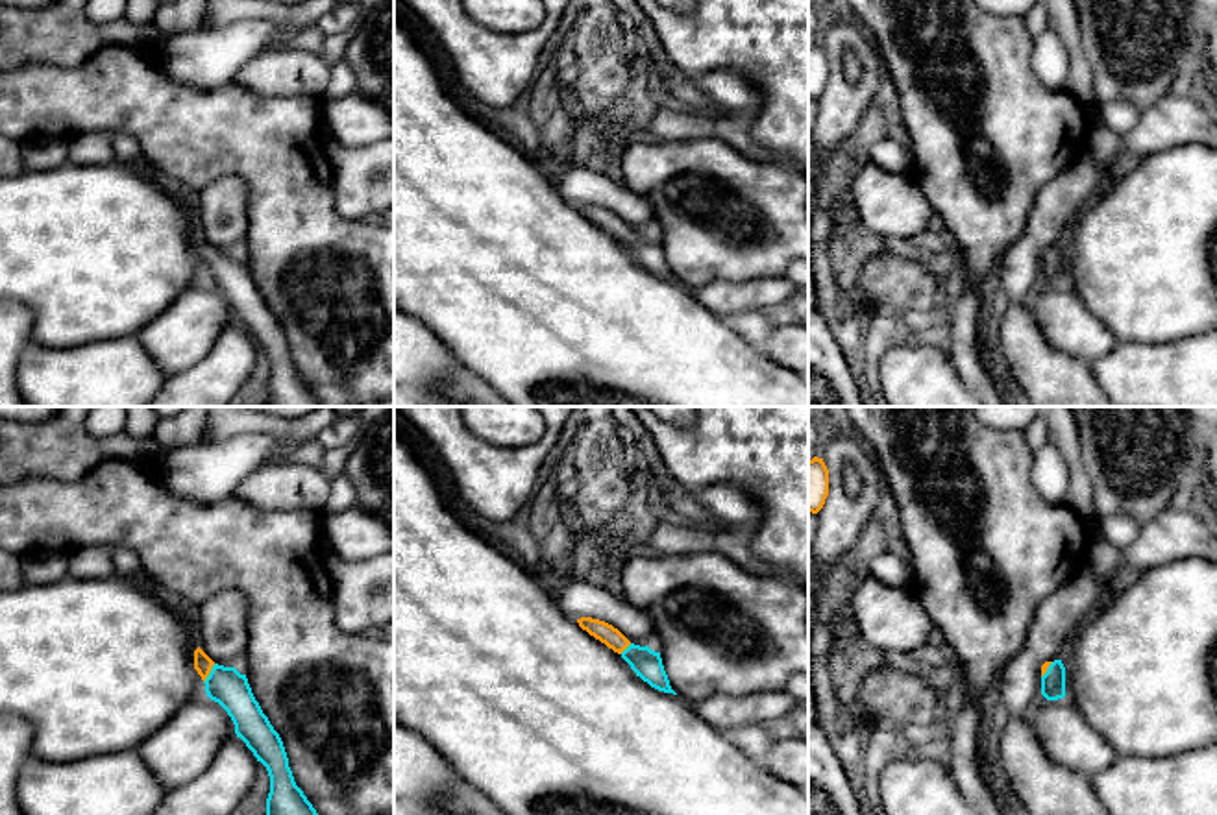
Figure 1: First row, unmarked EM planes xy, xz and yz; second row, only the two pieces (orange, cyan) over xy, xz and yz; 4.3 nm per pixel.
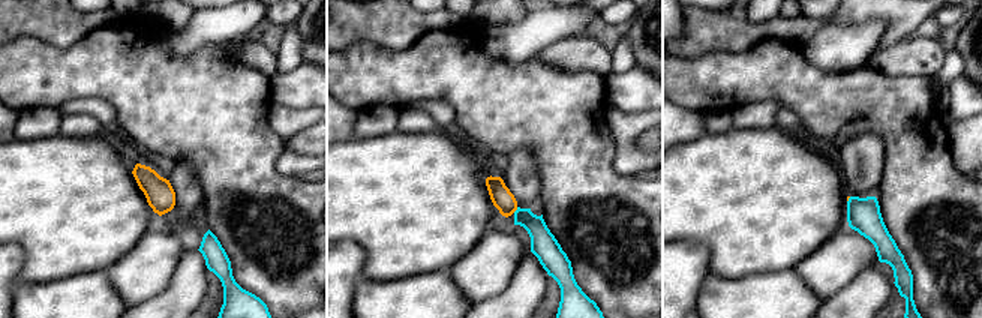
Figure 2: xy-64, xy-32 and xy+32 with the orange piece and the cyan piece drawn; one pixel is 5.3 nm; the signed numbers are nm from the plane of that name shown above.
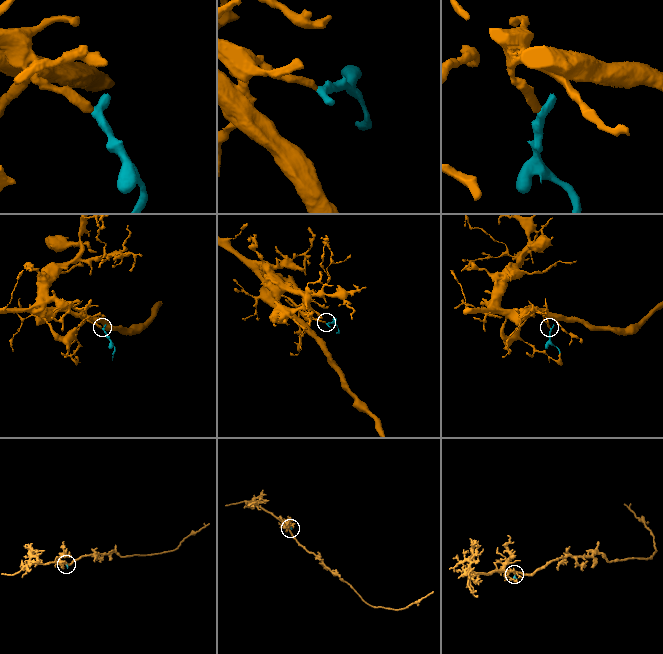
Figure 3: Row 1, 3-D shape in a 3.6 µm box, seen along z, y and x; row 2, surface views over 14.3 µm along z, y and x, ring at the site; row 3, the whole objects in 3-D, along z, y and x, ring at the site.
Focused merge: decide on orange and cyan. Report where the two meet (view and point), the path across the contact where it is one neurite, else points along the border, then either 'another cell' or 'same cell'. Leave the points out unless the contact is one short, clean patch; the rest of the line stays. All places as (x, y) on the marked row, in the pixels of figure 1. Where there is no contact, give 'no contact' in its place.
meets orange in xy at (209, 671); runs through xy (202, 662), (209, 671), (226, 686); same cell

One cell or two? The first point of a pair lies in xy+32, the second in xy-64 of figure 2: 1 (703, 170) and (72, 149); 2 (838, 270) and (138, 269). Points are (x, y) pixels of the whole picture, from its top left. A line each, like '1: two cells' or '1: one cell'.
1: one cell
2: one cell

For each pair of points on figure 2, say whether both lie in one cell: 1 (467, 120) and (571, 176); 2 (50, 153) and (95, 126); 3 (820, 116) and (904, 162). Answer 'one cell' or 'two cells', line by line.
1: one cell
2: two cells
3: one cell

